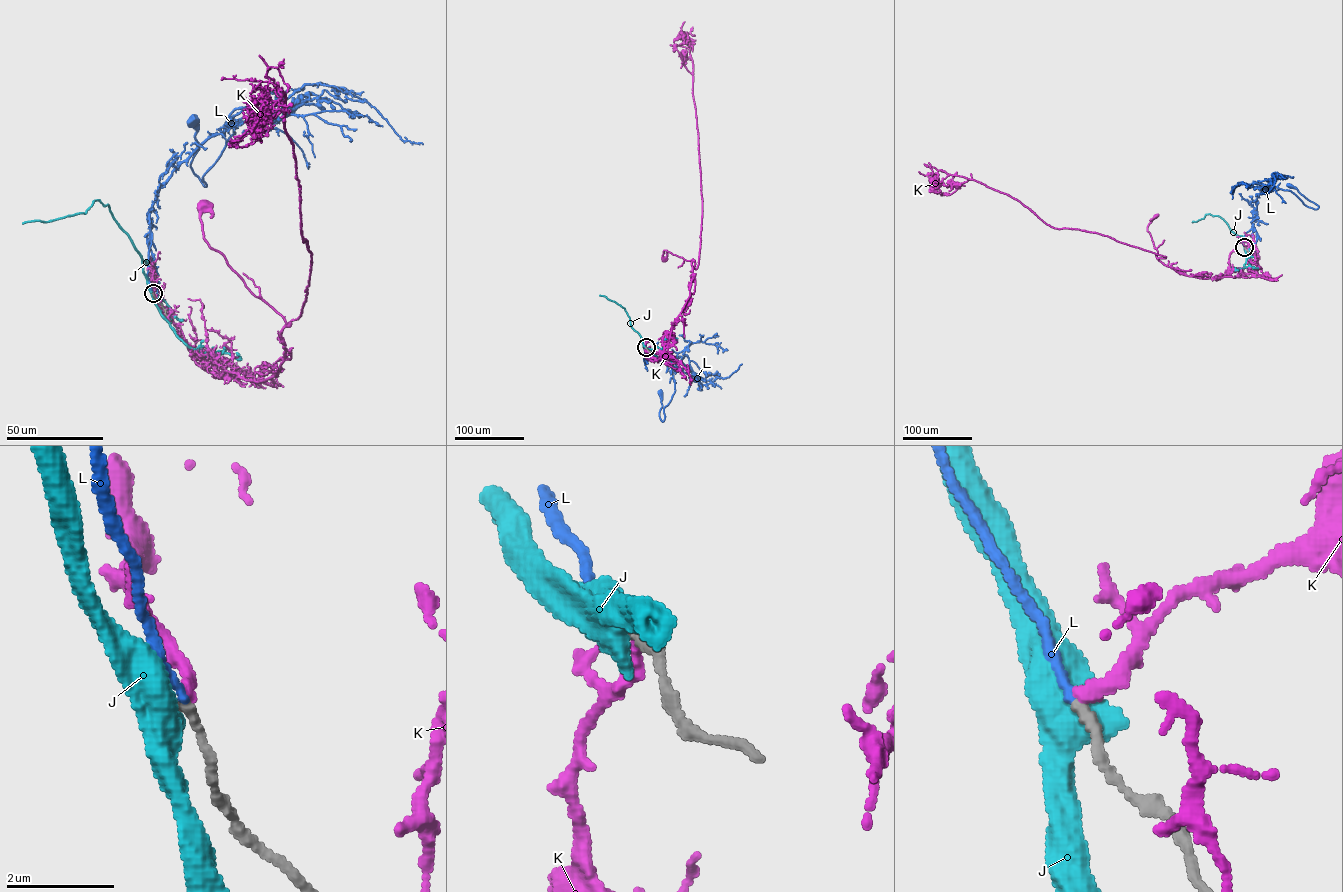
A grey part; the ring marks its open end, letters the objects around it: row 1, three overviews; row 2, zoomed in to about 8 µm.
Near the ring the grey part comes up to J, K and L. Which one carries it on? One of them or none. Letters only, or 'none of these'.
L

